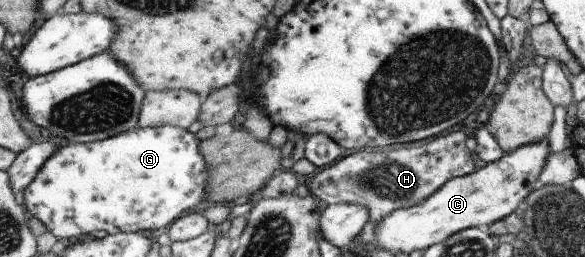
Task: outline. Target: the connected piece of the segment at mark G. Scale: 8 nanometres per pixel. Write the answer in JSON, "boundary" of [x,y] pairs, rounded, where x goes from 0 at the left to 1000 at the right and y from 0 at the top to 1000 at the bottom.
{"boundary":[[[277,490],[275,498],[239,498],[229,502],[178,537],[176,545],[164,545],[147,556],[103,556],[103,572],[80,611],[80,623],[65,654],[58,696],[39,739],[41,770],[38,798],[48,840],[65,852],[72,875],[80,891],[82,907],[94,918],[97,934],[113,938],[120,918],[130,934],[142,926],[157,907],[157,899],[181,899],[183,911],[197,911],[198,903],[241,903],[256,907],[270,883],[287,875],[291,860],[297,860],[304,840],[311,837],[318,813],[332,805],[337,790],[350,778],[350,704],[357,693],[356,669],[350,665],[350,634],[345,619],[345,591],[337,584],[340,553],[335,545],[332,521],[320,518],[316,502],[301,490]]]}

